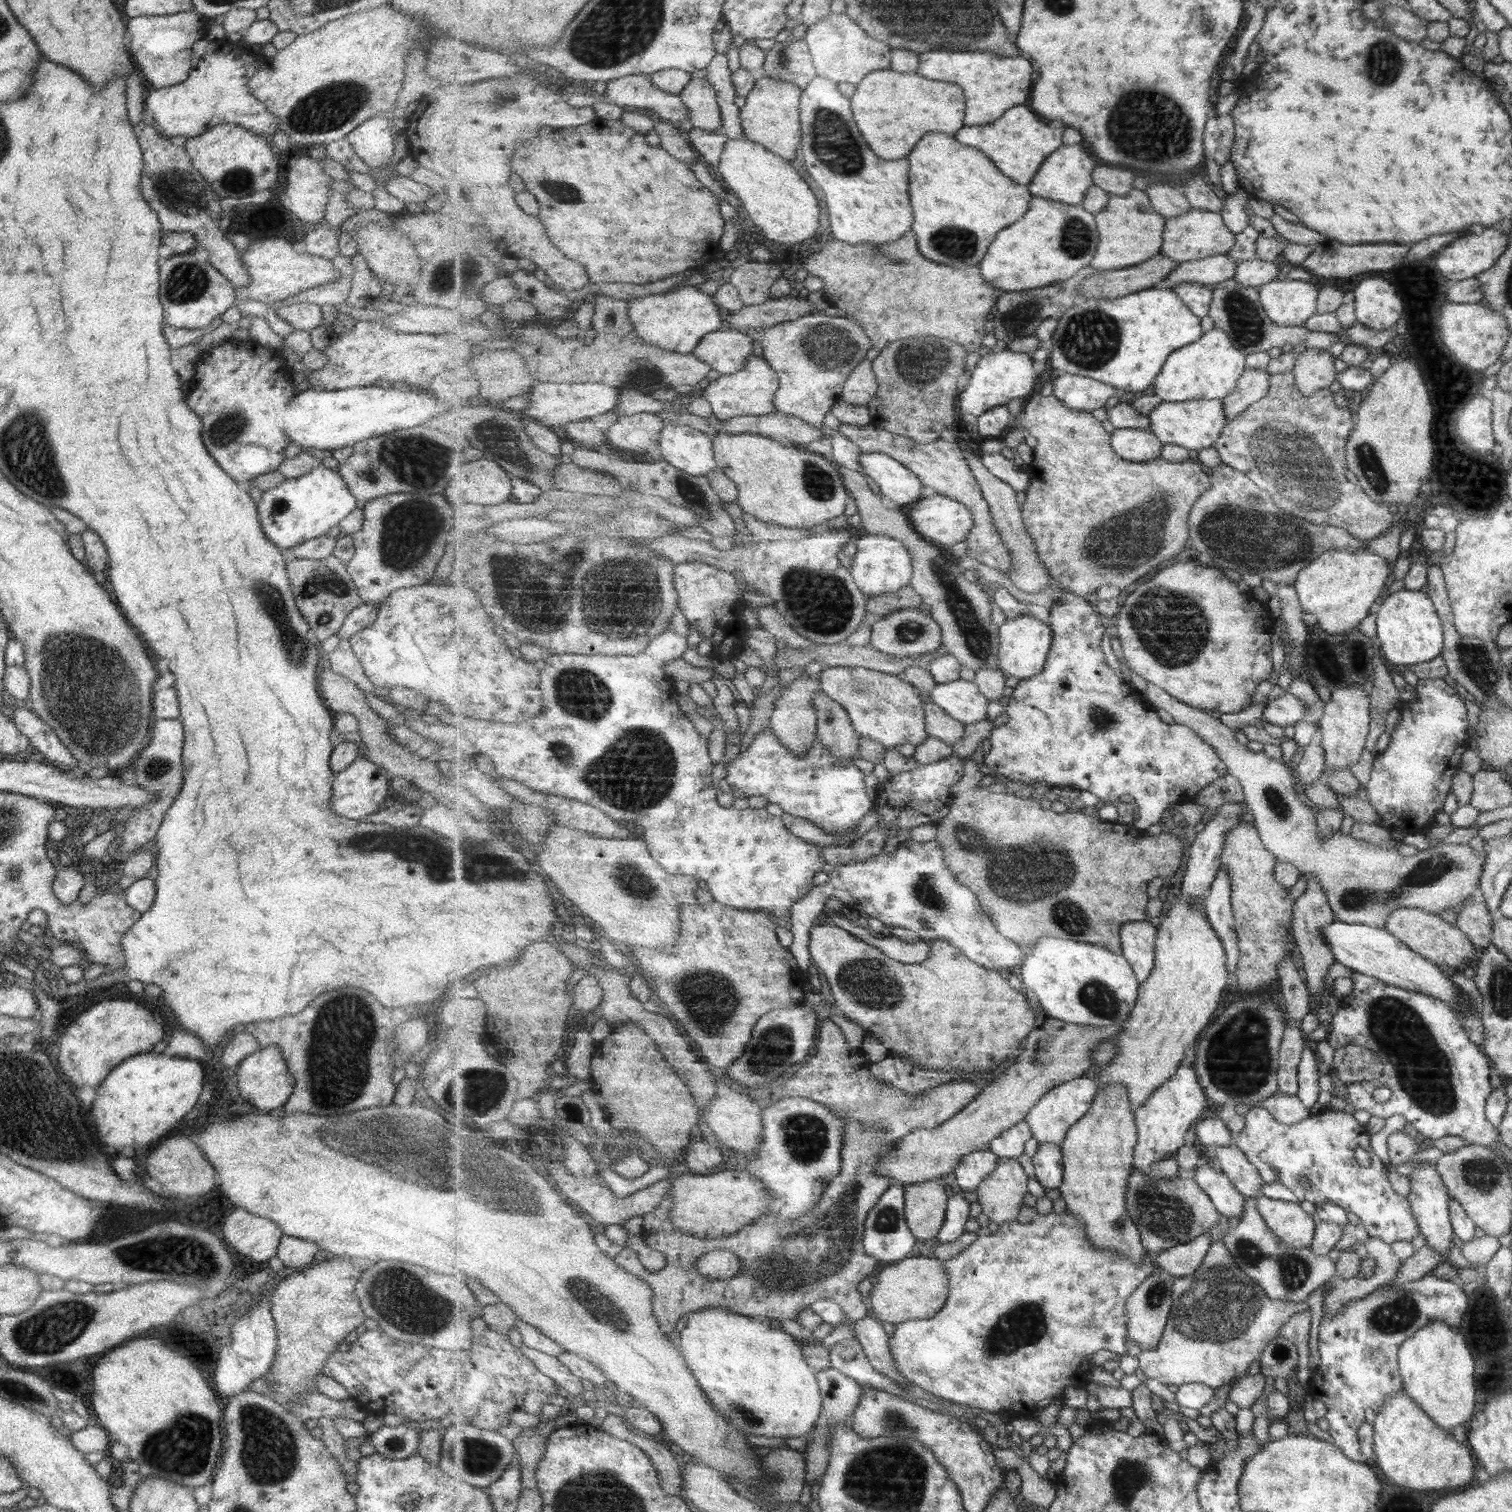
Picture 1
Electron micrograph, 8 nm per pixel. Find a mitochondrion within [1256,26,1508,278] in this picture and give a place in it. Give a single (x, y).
(1383, 65)

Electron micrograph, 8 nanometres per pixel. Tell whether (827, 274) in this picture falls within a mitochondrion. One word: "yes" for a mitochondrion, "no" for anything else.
no

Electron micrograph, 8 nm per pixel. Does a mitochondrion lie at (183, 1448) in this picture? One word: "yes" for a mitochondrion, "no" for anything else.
yes

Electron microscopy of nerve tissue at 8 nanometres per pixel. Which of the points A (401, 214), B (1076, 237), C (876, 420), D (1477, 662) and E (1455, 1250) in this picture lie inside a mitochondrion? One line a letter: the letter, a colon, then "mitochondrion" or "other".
A: other
B: mitochondrion
C: other
D: mitochondrion
E: other

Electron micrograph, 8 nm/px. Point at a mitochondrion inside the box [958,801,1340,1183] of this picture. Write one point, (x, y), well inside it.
(1237, 1058)

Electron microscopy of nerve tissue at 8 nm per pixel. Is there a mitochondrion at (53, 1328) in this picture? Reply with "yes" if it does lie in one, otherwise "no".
yes

